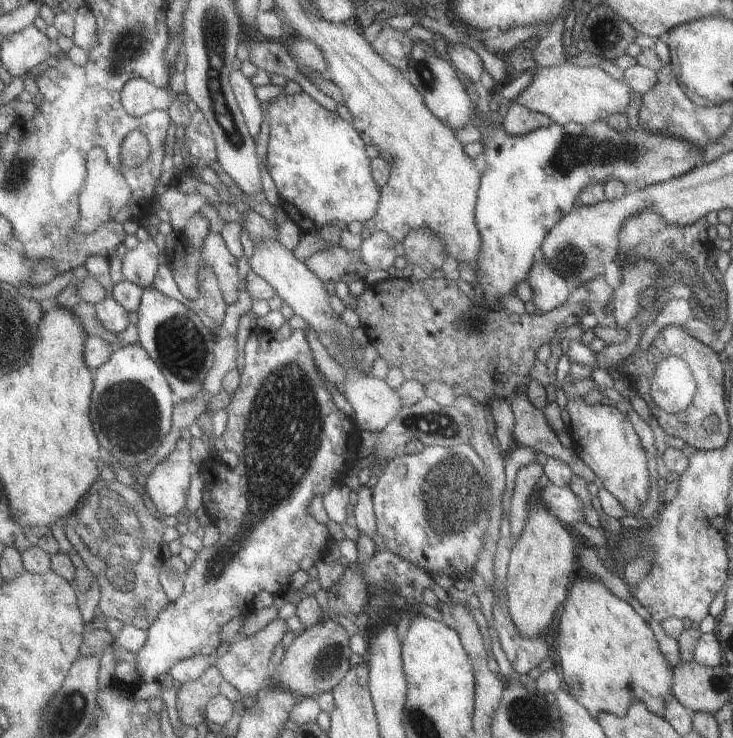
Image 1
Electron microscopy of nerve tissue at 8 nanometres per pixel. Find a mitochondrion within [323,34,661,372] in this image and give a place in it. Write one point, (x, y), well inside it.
(572, 153)

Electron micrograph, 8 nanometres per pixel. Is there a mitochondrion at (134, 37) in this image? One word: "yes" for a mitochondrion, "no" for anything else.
yes

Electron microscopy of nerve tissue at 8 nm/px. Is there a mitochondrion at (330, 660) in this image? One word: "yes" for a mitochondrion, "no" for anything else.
yes

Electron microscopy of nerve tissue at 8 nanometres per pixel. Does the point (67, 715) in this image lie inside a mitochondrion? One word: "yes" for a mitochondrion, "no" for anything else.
yes

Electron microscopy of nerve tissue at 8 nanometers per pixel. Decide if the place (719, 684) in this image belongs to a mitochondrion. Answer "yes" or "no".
yes

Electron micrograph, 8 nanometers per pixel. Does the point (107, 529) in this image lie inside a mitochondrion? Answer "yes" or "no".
yes

